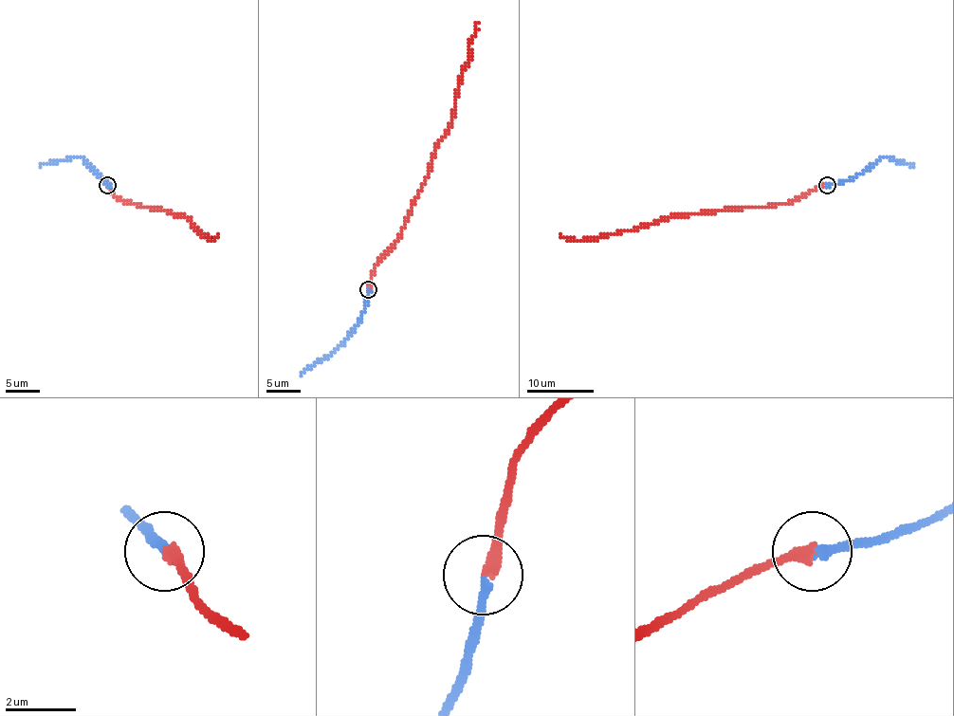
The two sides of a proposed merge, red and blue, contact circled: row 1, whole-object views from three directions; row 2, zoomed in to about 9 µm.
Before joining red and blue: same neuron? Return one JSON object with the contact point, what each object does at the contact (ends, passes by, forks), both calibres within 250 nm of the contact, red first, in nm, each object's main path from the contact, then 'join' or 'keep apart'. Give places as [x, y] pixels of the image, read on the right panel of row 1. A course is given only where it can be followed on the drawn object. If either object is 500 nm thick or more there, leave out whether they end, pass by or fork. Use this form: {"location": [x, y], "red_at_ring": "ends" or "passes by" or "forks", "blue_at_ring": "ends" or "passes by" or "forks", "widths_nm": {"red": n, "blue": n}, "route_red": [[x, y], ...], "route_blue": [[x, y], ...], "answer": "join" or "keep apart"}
{"location": [827, 185], "red_at_ring": "ends", "blue_at_ring": "ends", "widths_nm": {"red": 320, "blue": 240}, "route_red": [[827, 184], [788, 203], [773, 206], [736, 206], [712, 213], [677, 214], [590, 240], [559, 236]], "route_blue": [[827, 184], [842, 183], [864, 173], [882, 156], [912, 166]], "answer": "join"}

